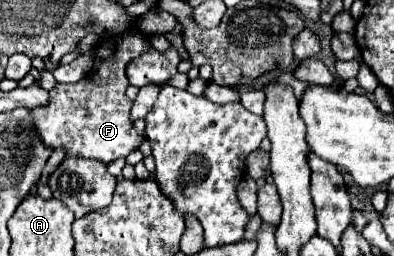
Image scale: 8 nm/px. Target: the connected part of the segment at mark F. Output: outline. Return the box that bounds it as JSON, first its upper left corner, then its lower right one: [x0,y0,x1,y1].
[29,29,151,163]

